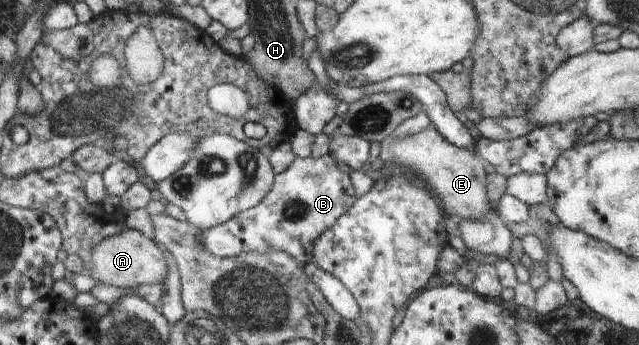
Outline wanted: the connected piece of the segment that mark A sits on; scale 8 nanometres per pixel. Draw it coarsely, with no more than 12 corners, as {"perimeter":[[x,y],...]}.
{"perimeter":[[125,228],[93,247],[97,283],[132,288],[165,281],[163,249]]}

